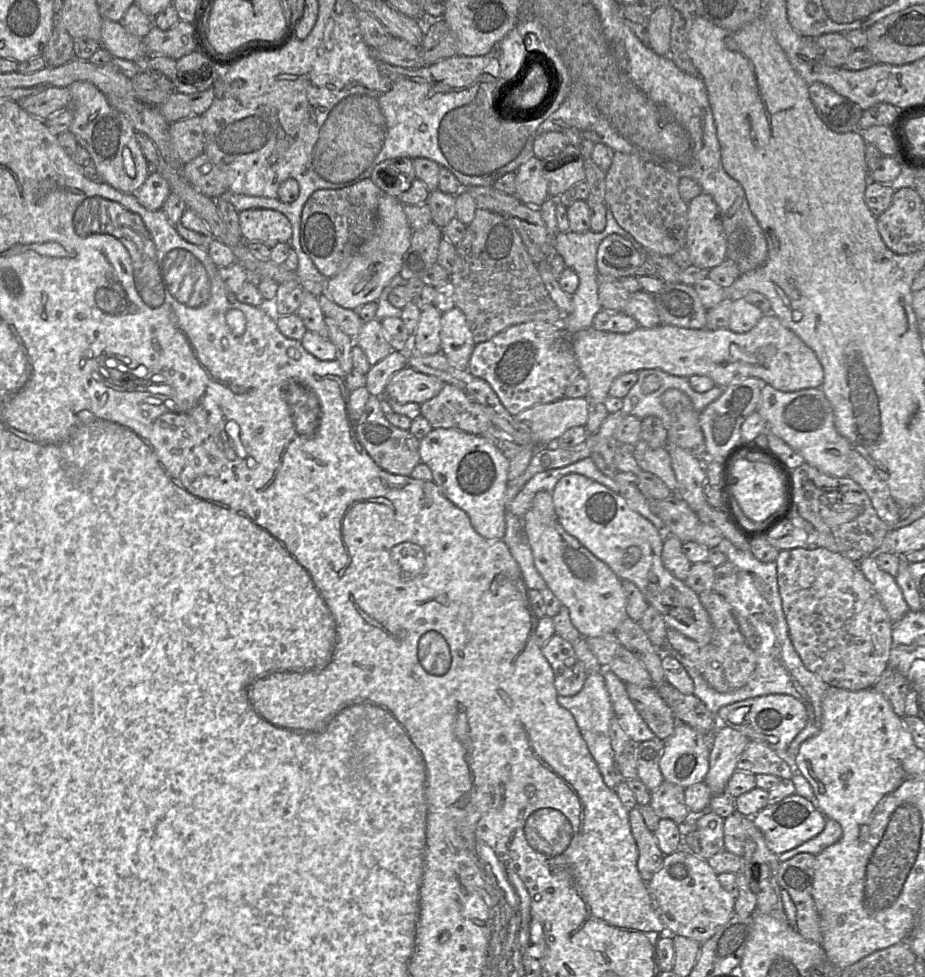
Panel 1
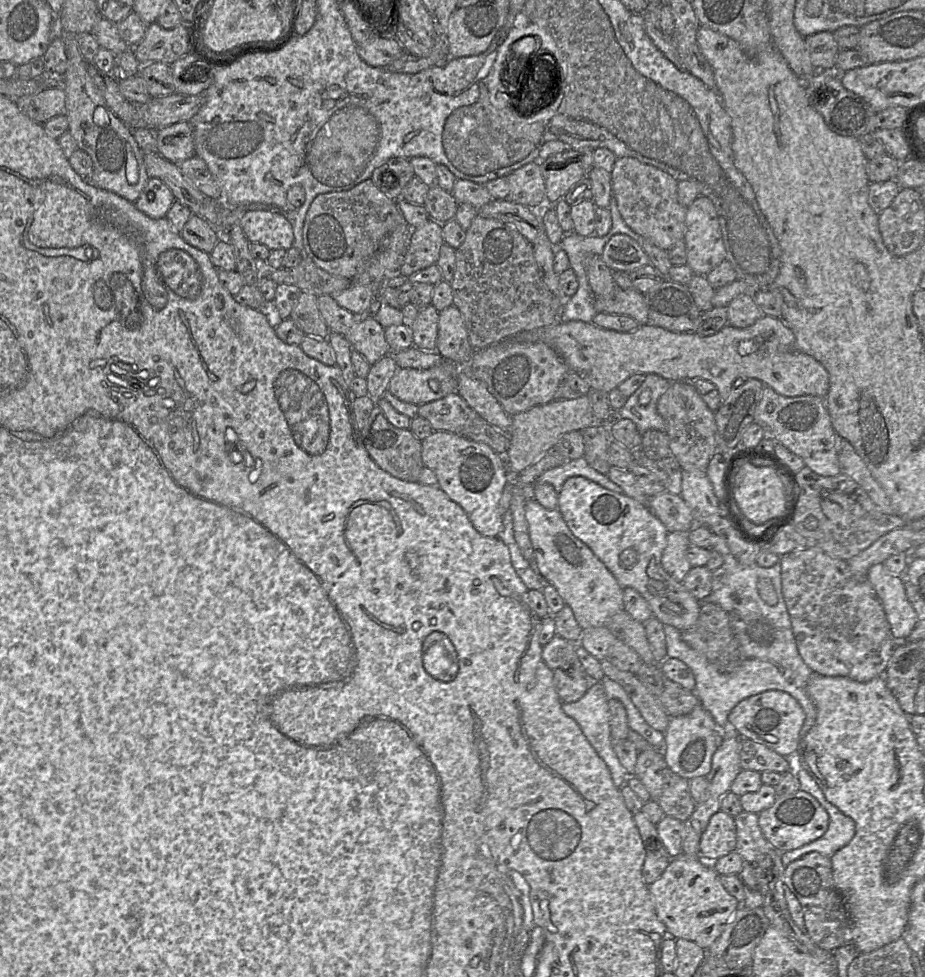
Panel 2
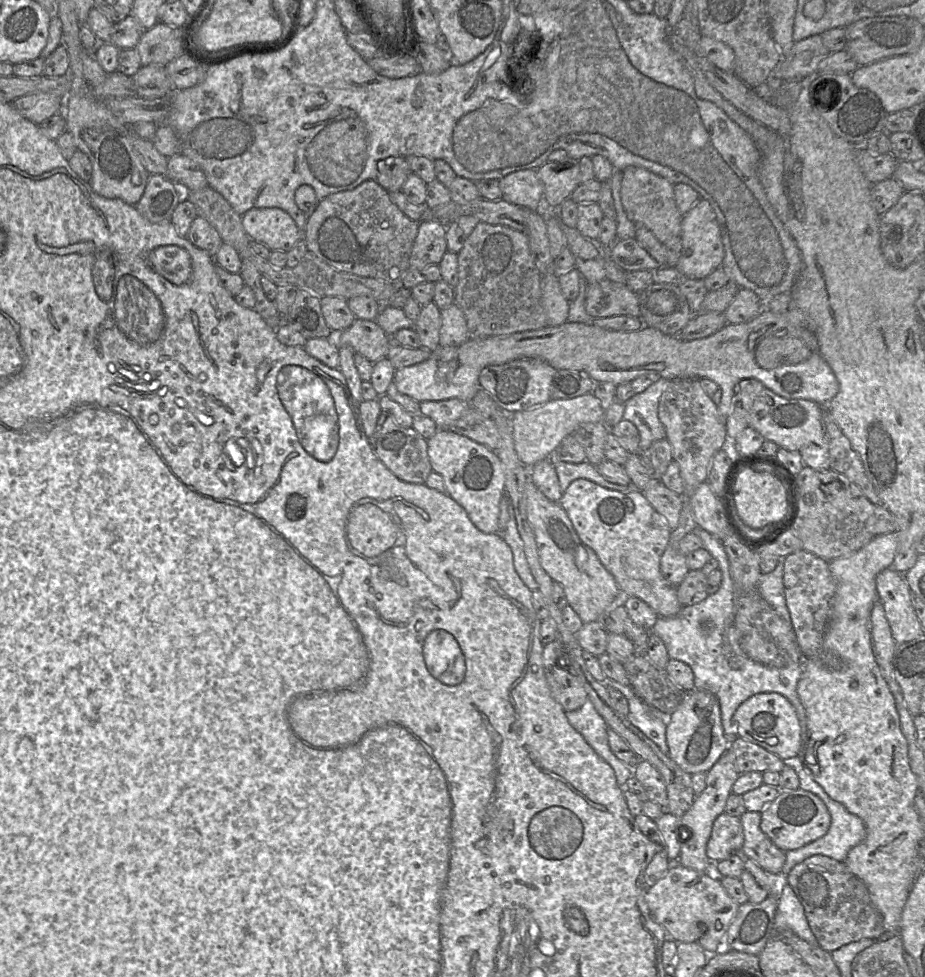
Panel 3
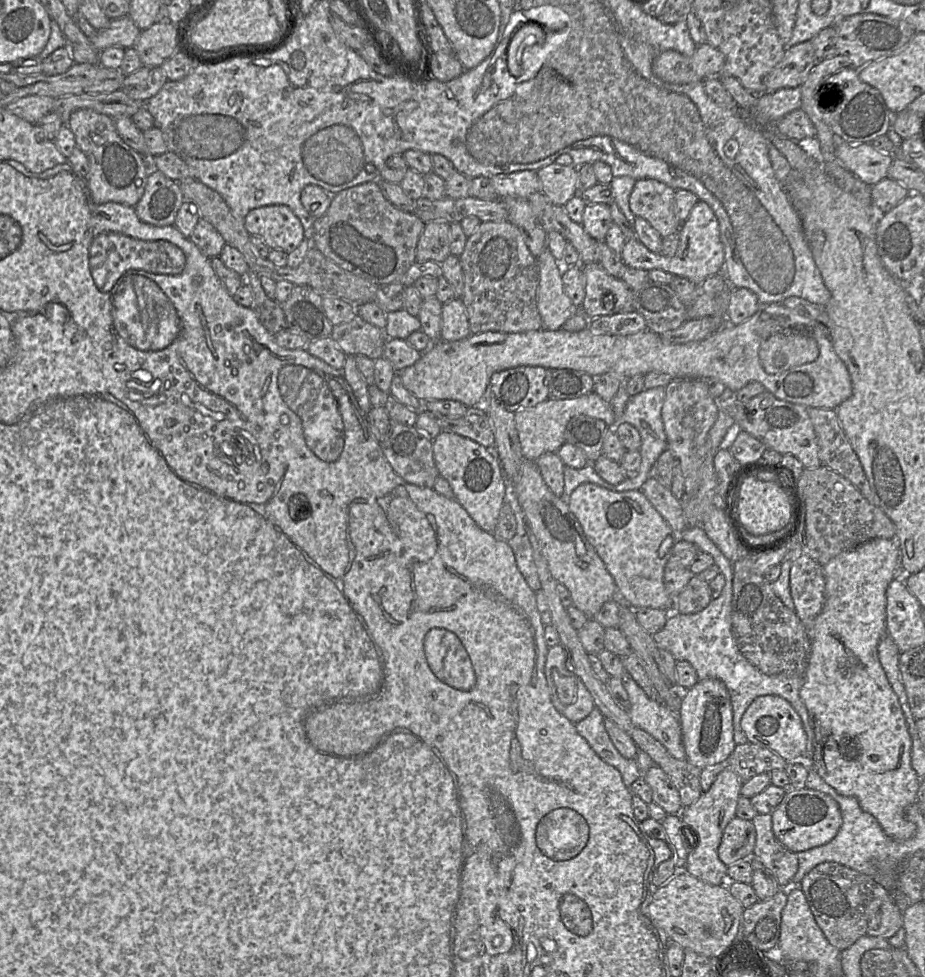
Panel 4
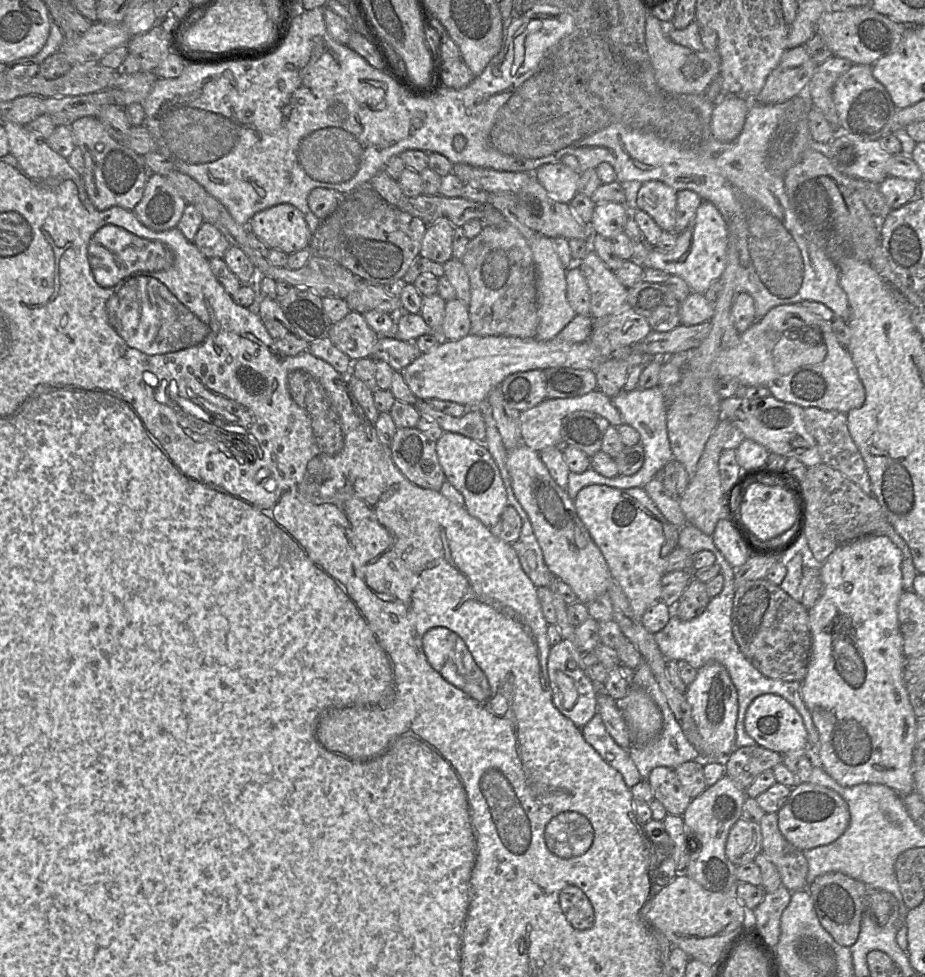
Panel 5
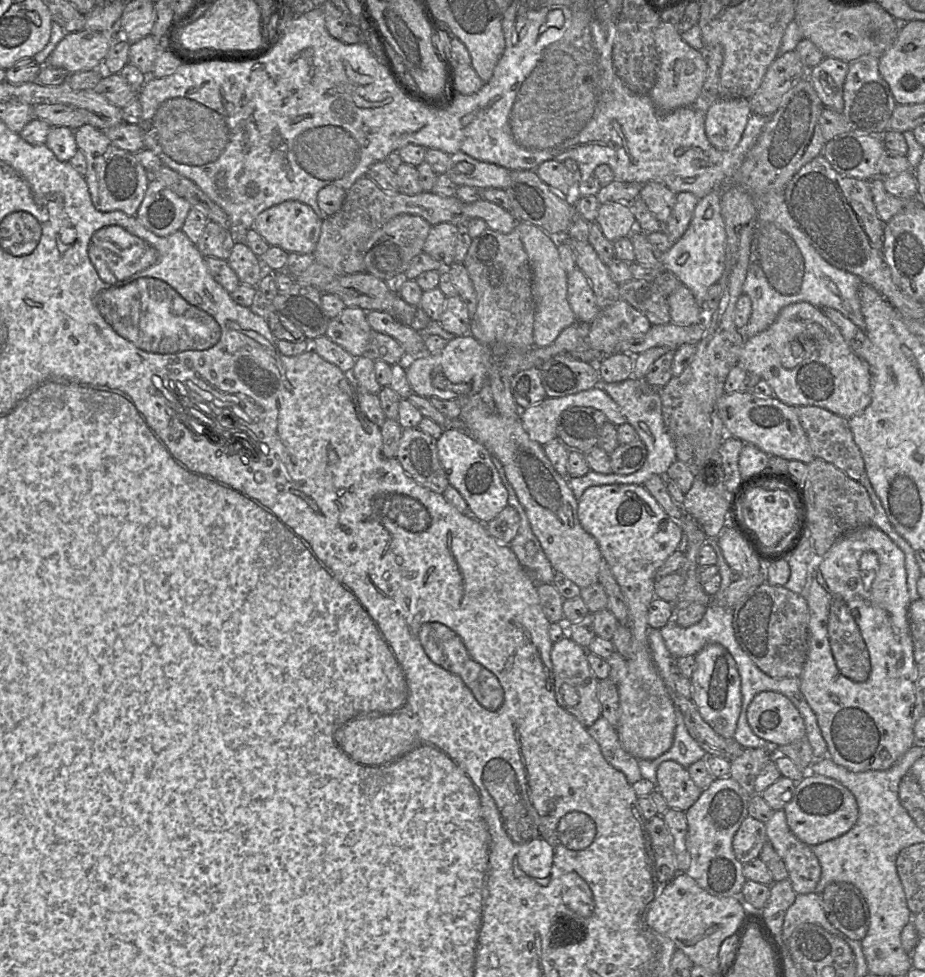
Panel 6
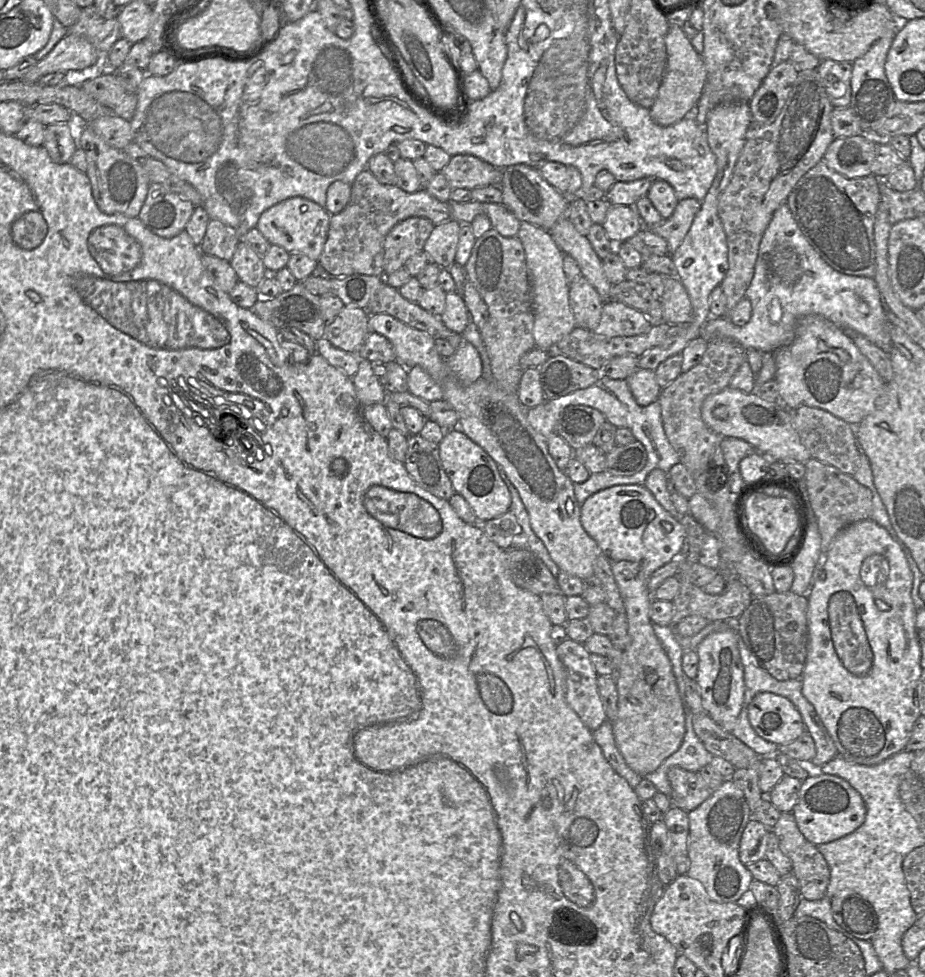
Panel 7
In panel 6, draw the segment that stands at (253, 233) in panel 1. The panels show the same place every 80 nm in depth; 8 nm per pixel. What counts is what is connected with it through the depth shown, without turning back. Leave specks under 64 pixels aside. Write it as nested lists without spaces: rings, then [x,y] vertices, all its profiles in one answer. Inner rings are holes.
[[[288,200],[262,211],[254,220],[254,229],[270,246],[277,246],[288,253],[313,254],[321,233],[323,220],[302,202]]]

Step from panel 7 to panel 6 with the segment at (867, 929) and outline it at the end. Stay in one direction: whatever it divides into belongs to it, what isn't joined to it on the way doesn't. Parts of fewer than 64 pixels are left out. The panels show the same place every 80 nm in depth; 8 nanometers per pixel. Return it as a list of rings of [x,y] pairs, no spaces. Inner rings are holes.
[[[834,882],[824,888],[821,897],[828,921],[847,938],[862,941],[870,916],[861,892],[850,883]]]

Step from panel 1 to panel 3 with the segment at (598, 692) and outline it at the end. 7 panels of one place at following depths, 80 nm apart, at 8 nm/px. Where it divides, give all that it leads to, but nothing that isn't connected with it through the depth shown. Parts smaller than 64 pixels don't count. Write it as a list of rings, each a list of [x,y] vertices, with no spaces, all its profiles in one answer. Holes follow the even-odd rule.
[[[588,699],[578,710],[567,711],[565,715],[572,727],[613,768],[618,784],[626,788],[628,779],[633,775],[633,767],[627,766],[612,752],[608,742],[608,726],[591,700]]]

